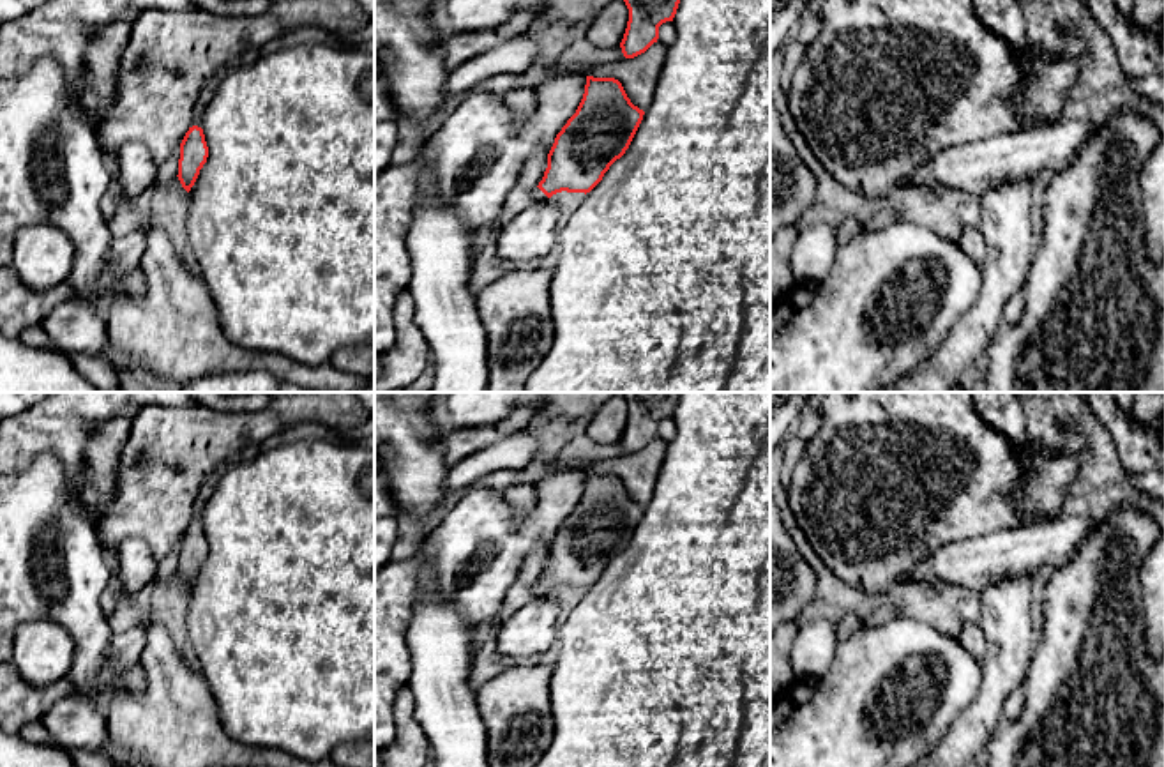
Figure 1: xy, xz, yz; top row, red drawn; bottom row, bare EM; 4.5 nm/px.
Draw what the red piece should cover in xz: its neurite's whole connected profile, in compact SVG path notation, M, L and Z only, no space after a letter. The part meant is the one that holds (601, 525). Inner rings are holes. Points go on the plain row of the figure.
M586 472L583 495L556 530L544 573L532 587L535 601L562 587L590 589L625 550L643 511L618 475Z

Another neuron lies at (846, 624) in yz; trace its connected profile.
M837 615L837 642L853 636L864 626L864 622L865 620L857 615Z

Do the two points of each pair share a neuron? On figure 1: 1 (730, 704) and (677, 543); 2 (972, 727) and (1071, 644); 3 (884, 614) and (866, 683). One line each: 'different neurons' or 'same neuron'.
1: same neuron
2: different neurons
3: different neurons

